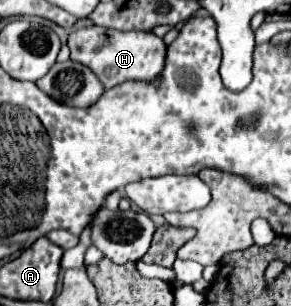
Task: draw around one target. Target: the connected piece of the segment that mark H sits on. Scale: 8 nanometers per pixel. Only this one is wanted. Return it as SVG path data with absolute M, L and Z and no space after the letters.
M85 27L69 35L71 61L87 65L93 73L97 73L99 81L105 89L121 85L125 81L155 81L163 73L167 45L153 33L141 31L115 31L105 27Z

